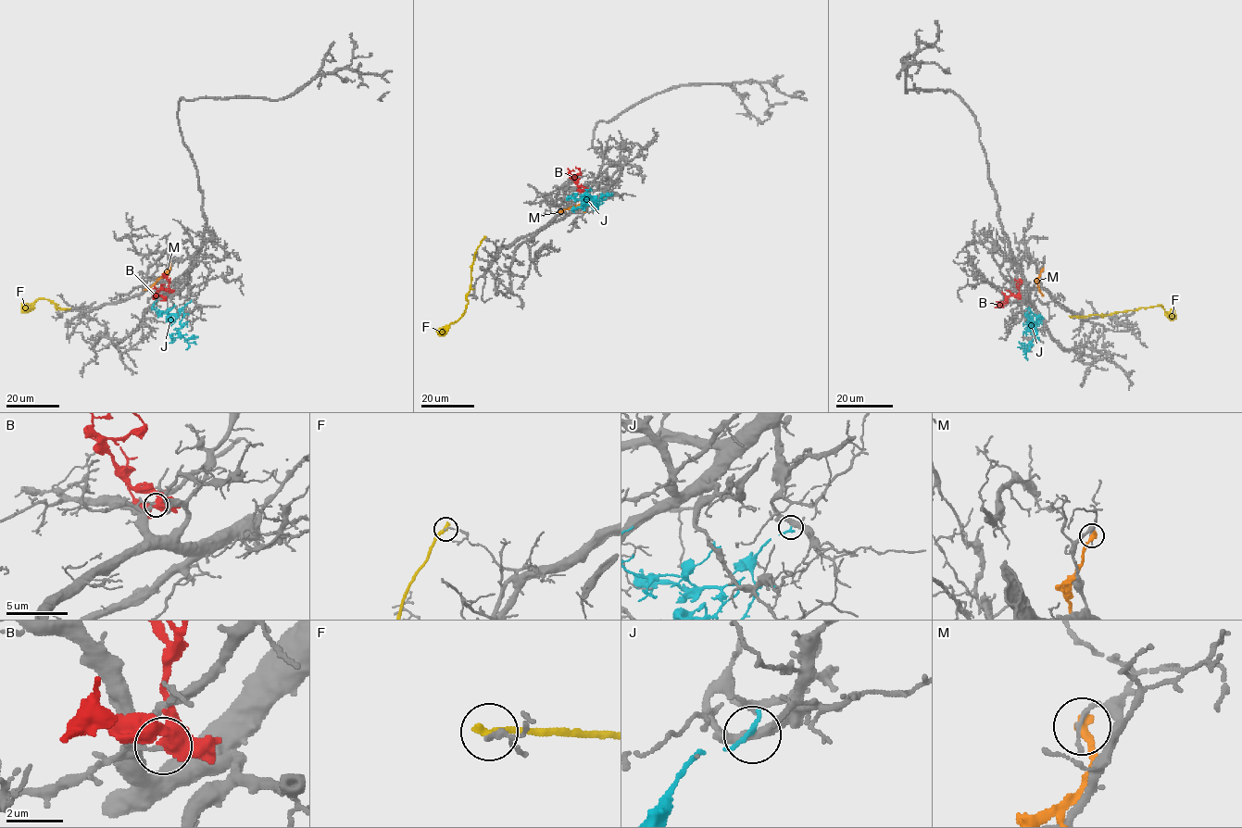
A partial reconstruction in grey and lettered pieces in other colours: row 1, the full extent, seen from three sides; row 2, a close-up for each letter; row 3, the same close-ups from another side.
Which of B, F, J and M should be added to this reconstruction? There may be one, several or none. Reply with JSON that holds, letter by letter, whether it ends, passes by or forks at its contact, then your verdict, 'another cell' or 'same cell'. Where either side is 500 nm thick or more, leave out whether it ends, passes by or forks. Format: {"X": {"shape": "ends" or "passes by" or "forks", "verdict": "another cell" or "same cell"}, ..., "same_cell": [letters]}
{"B": {"shape": "forks", "verdict": "another cell"}, "F": {"shape": "ends", "verdict": "another cell"}, "J": {"shape": "ends", "verdict": "another cell"}, "M": {"shape": "ends", "verdict": "another cell"}, "same_cell": []}

